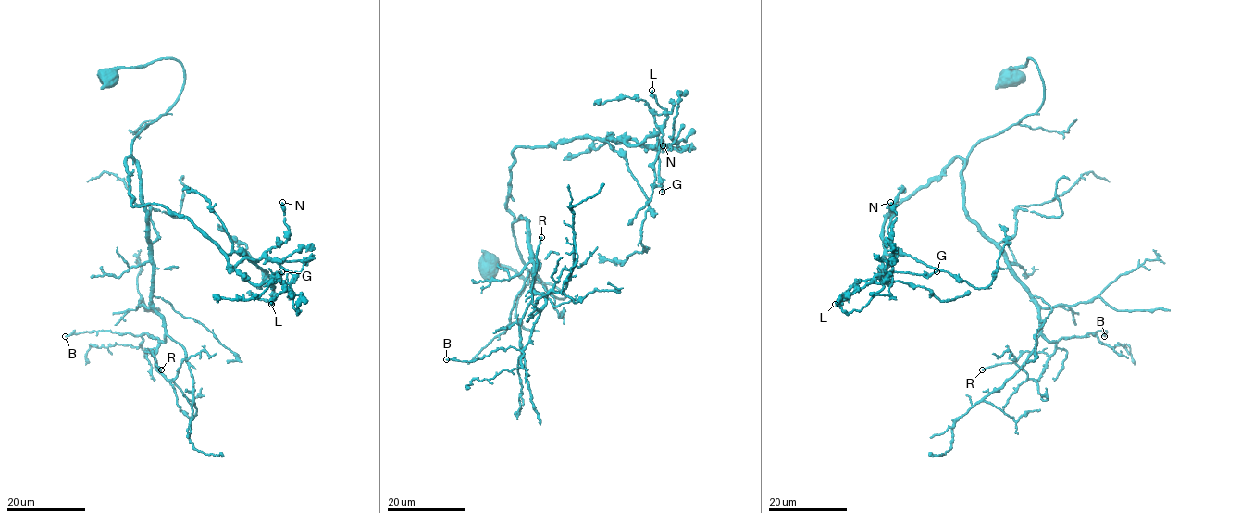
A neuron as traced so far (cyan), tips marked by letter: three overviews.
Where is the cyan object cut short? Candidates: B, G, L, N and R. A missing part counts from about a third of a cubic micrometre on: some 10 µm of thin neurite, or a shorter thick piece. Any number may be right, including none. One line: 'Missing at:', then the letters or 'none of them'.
Missing at: none of them

